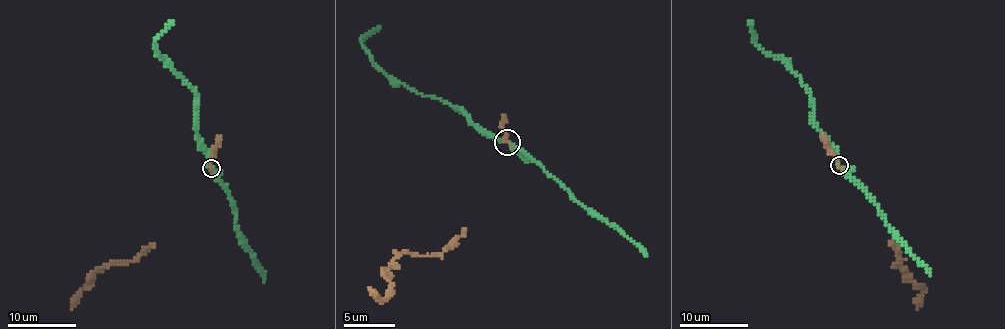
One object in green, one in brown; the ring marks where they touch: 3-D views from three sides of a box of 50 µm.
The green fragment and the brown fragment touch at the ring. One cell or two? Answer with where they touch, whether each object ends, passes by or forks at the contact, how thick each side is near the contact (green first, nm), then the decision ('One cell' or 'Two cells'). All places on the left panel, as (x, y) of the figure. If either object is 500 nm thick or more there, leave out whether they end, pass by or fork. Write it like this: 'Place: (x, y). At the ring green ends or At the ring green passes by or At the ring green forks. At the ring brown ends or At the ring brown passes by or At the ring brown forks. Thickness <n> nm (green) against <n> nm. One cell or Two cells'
Place: (211, 168). At the ring green passes by. At the ring brown ends. Thickness 280 nm (green) against 200 nm. Two cells

